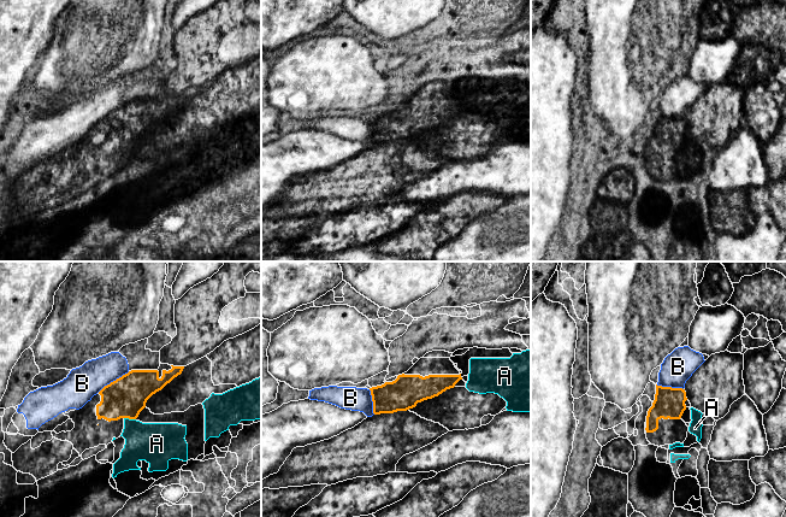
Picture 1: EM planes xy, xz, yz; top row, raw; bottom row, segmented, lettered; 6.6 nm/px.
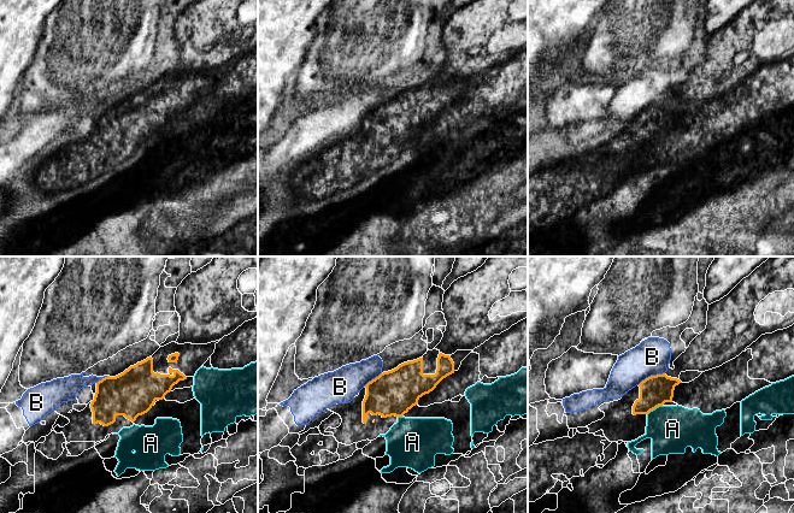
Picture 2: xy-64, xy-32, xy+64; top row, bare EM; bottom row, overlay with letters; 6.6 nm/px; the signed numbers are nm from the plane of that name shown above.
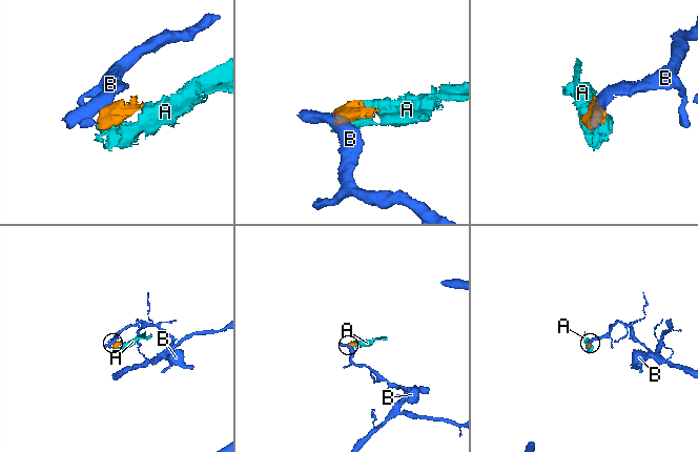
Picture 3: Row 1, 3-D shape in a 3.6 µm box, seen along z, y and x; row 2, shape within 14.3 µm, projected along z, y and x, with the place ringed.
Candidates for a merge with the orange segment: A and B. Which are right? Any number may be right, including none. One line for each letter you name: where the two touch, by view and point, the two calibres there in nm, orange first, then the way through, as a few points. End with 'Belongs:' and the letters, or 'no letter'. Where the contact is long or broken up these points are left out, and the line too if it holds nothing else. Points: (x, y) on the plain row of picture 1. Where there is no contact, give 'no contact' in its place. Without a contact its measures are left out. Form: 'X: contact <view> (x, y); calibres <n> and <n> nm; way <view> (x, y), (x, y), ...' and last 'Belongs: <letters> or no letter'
Belongs: no letter

